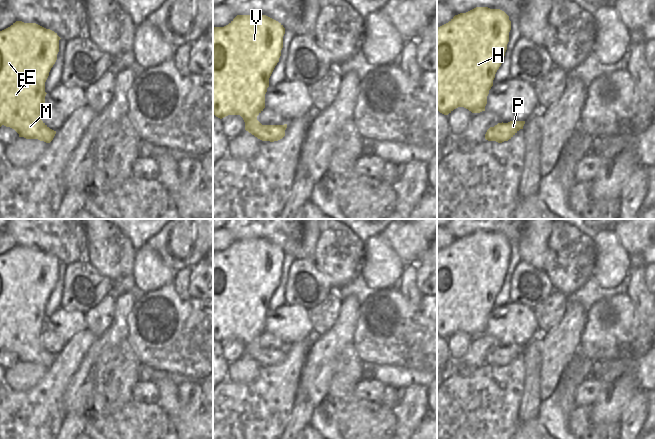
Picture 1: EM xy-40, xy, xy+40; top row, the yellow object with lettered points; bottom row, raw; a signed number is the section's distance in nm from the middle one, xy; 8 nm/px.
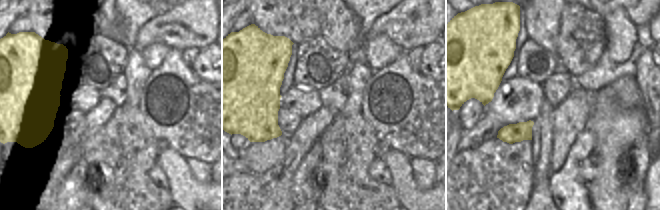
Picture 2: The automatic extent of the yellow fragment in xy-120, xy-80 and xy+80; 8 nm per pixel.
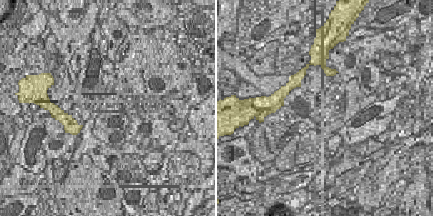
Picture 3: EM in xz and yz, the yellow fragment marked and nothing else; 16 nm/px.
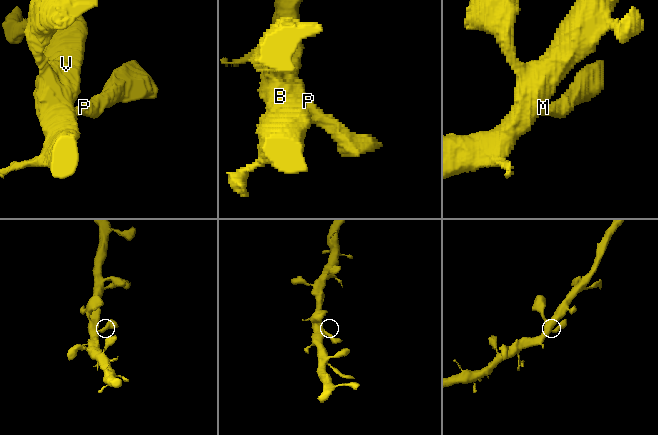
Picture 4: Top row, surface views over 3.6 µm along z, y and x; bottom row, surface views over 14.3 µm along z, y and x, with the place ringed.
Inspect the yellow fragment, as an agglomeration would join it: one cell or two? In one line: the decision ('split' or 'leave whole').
leave whole

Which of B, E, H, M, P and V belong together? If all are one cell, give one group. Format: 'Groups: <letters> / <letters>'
Groups: B E H M P V

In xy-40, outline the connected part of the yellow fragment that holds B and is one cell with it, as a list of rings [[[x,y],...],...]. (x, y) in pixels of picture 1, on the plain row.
[[[16,245],[10,251],[0,255],[0,351],[2,349],[14,353],[19,361],[24,361],[26,363],[38,363],[46,367],[50,367],[56,355],[50,353],[42,344],[41,344],[41,334],[45,330],[45,306],[49,300],[49,296],[57,284],[57,278],[59,276],[59,264],[61,262],[50,253],[46,253],[36,247],[24,247],[22,245]]]

